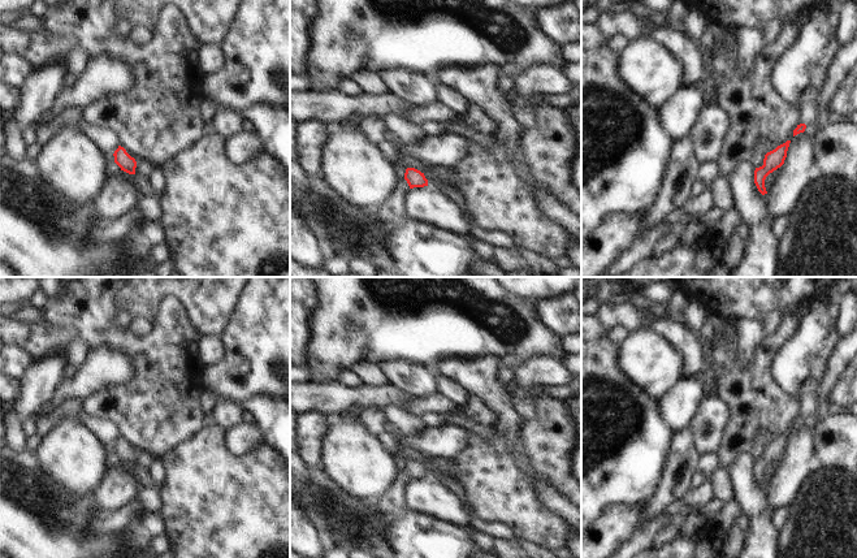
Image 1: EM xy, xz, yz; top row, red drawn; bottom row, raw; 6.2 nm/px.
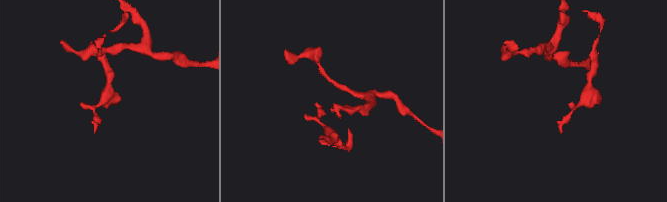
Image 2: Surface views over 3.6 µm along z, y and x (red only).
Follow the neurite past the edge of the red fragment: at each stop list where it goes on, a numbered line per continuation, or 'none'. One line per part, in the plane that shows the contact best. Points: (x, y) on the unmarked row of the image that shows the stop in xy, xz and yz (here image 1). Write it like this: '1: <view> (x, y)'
none

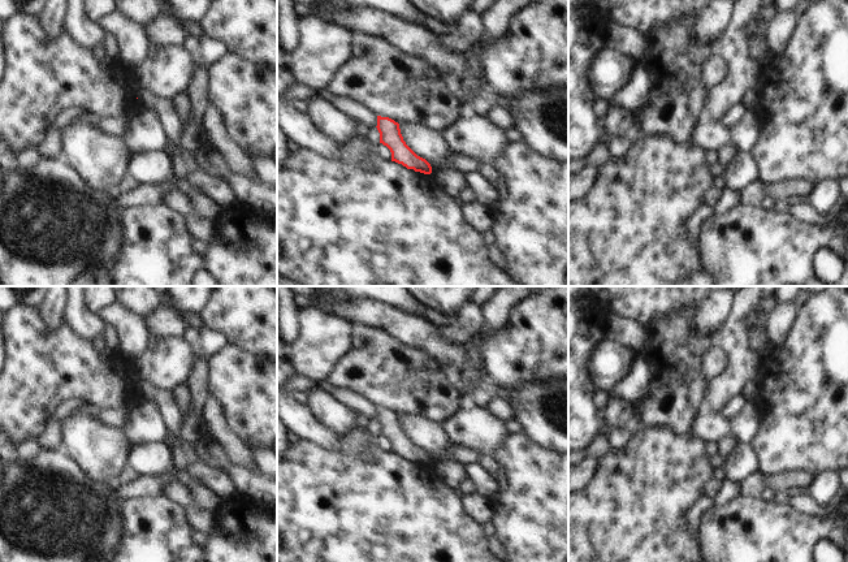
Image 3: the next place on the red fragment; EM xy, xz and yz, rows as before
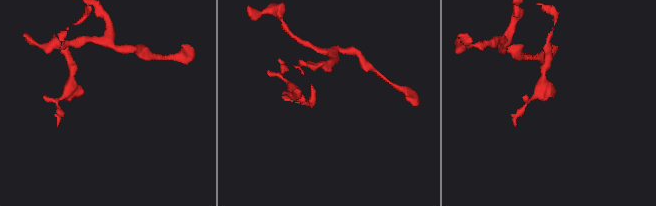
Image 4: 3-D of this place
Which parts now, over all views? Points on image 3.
1: xz (451, 474)

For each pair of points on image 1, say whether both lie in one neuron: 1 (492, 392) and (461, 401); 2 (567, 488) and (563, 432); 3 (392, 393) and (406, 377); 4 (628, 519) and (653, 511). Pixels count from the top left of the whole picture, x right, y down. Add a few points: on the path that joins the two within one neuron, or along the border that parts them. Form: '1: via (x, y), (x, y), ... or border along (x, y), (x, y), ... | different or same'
1: border along (442, 377), (457, 383), (470, 394) | different
2: via (561, 474), (561, 446) | same
3: border along (386, 383), (410, 397) | different
4: border along (648, 504), (641, 524) | different

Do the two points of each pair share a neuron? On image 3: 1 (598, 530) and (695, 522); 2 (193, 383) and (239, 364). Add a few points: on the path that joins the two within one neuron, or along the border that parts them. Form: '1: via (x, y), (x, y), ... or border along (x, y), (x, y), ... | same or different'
1: border along (704, 496), (688, 513), (688, 531), (692, 535) | different
2: border along (206, 359), (208, 393) | different

